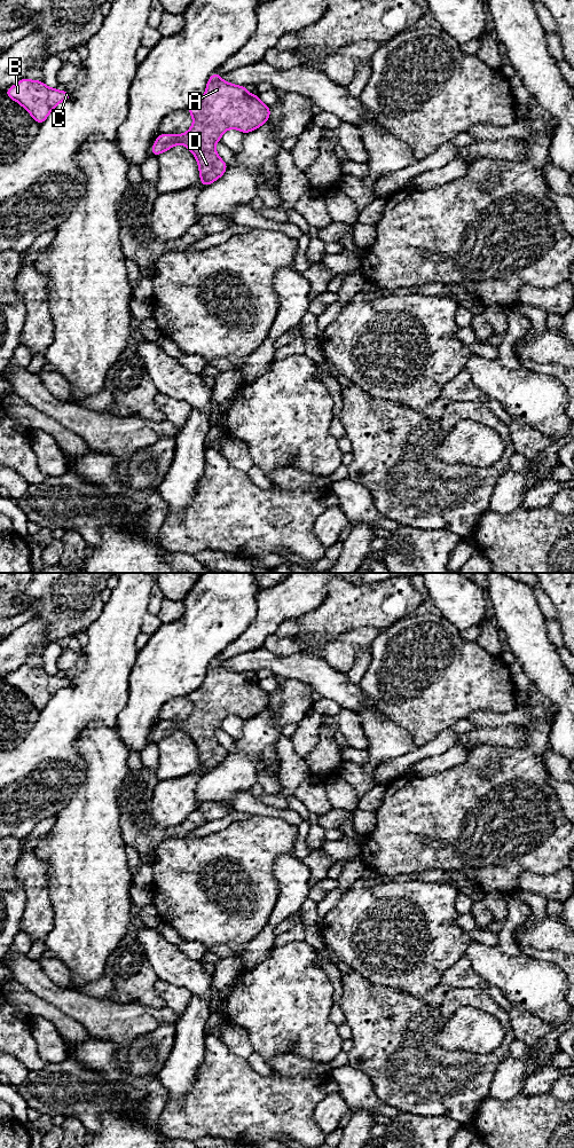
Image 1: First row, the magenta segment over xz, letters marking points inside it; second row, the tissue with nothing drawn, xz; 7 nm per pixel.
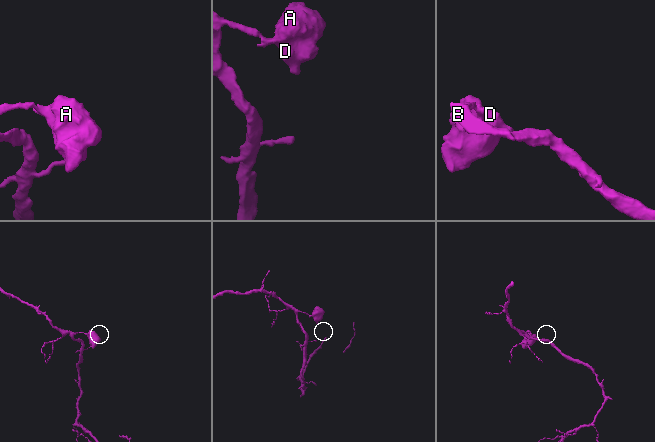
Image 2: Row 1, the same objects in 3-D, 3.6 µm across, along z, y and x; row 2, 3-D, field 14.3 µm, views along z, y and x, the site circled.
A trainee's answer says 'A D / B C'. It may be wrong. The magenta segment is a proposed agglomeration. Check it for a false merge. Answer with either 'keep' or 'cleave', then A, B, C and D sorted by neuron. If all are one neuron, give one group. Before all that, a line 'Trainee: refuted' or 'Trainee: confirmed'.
Trainee: refuted
keep | A B C D

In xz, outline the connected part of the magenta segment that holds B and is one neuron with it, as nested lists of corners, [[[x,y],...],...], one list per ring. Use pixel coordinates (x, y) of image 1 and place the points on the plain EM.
[[[23,665],[5,679],[18,689],[41,711],[52,697],[62,687],[71,685],[70,678],[47,674],[44,668]]]

